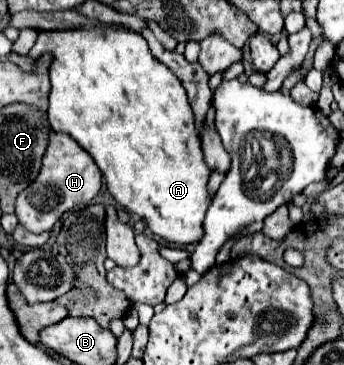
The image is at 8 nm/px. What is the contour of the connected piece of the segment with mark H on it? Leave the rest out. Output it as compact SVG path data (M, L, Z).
M50 129L50 143L42 157L42 169L38 177L16 199L16 215L20 219L20 225L28 227L28 231L32 233L50 231L58 217L62 217L66 211L90 205L100 187L102 171L96 167L94 159L84 149L80 149L70 135Z

